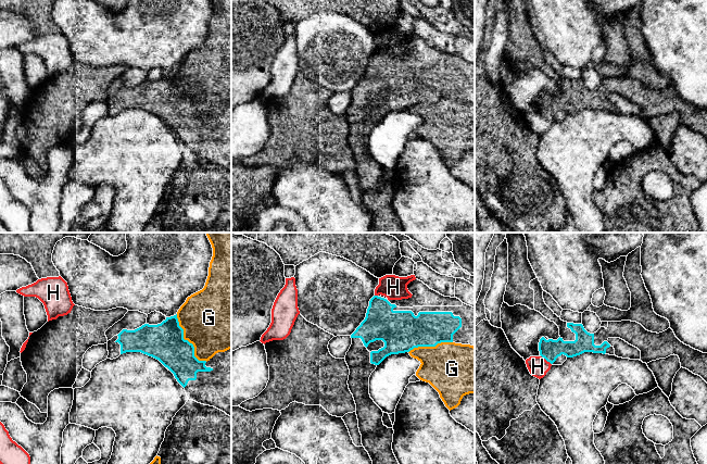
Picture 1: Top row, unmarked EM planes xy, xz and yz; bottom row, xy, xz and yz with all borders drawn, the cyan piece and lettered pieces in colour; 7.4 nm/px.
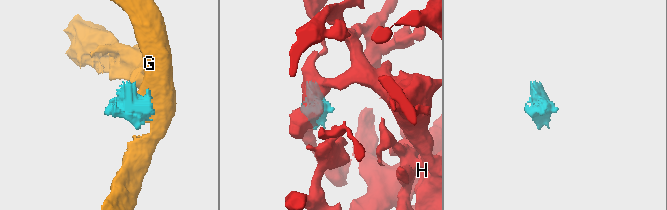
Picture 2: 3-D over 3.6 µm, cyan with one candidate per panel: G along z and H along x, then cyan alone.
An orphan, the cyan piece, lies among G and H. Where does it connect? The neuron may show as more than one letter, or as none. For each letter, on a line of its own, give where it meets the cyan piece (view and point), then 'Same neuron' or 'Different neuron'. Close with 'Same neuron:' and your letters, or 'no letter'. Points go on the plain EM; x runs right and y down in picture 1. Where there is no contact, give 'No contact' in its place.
G: Touches cyan at xy (187, 97). Different neuron
H: Touches cyan at yz (546, 116). Different neuron
Same neuron: no letter

